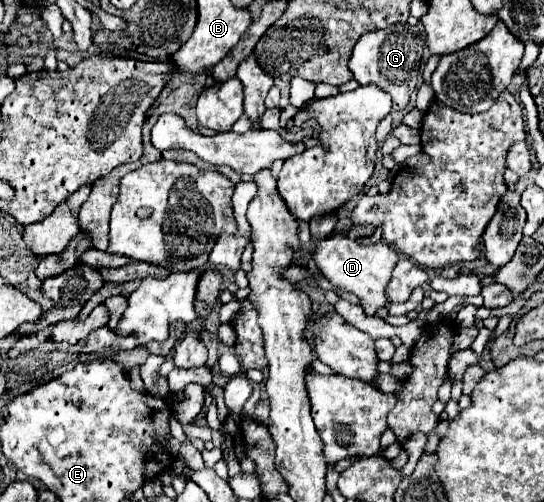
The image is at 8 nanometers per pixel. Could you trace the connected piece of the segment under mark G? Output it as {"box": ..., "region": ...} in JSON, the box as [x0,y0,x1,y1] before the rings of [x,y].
{"box":[348,24,426,110],"region":[[[394,24],[386,30],[362,34],[352,50],[348,68],[358,84],[374,84],[380,90],[388,92],[392,96],[392,110],[404,110],[408,106],[410,94],[418,84],[424,48],[426,40],[422,28],[408,24]]]}

